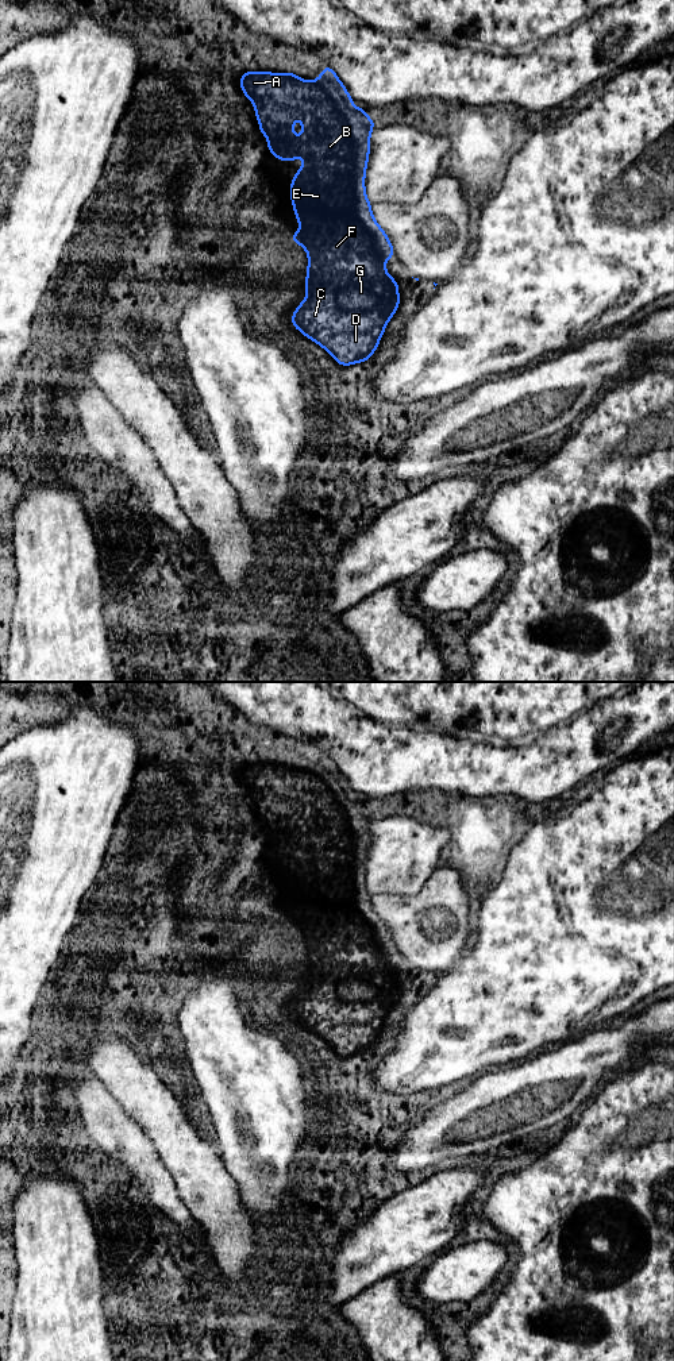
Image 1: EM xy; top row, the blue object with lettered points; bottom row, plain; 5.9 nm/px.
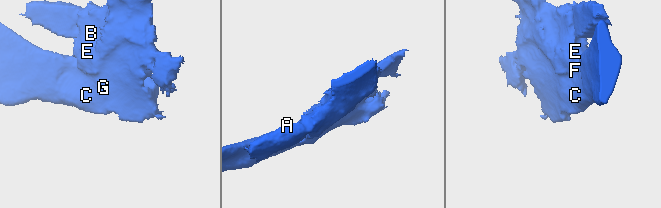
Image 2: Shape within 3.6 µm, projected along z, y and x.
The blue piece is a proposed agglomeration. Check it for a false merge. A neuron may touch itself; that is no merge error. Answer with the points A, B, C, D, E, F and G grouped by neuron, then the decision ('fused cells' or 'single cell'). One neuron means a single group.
A B D E F G / C | fused cells

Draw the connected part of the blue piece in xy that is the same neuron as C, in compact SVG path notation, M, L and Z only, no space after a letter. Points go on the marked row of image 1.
M308 266L305 274L308 296L292 313L290 324L334 356L338 305L332 301L331 274L320 266Z

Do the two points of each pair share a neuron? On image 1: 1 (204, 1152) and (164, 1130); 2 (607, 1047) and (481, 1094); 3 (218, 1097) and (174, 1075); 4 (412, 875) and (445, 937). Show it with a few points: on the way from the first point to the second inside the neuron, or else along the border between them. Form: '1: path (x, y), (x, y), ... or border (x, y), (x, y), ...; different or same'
1: path (195, 1152), (187, 1152), (173, 1138); same
2: path (576, 1070), (551, 1084), (528, 1084), (512, 1092); same
3: border (184, 1057), (192, 1074); different
4: border (439, 864), (416, 893), (389, 894); different

